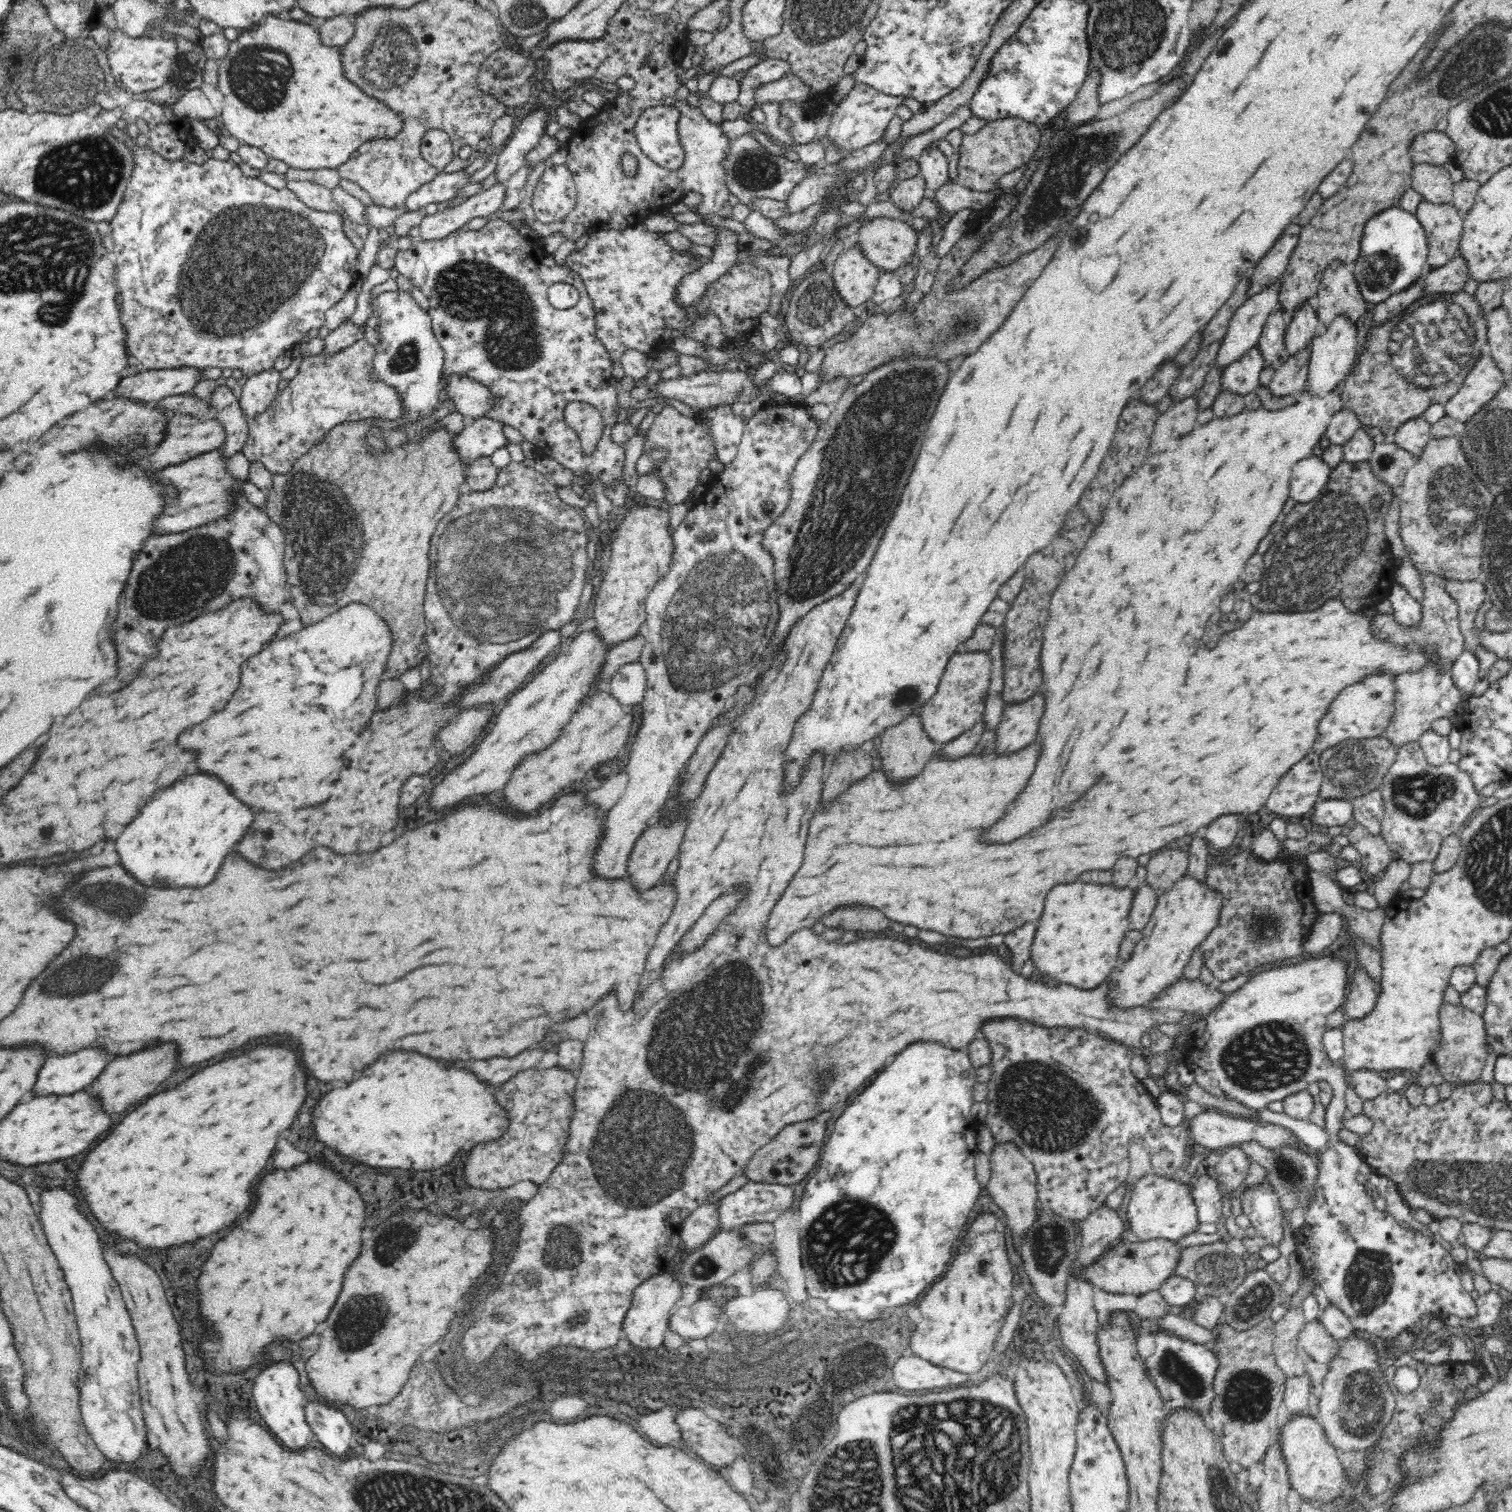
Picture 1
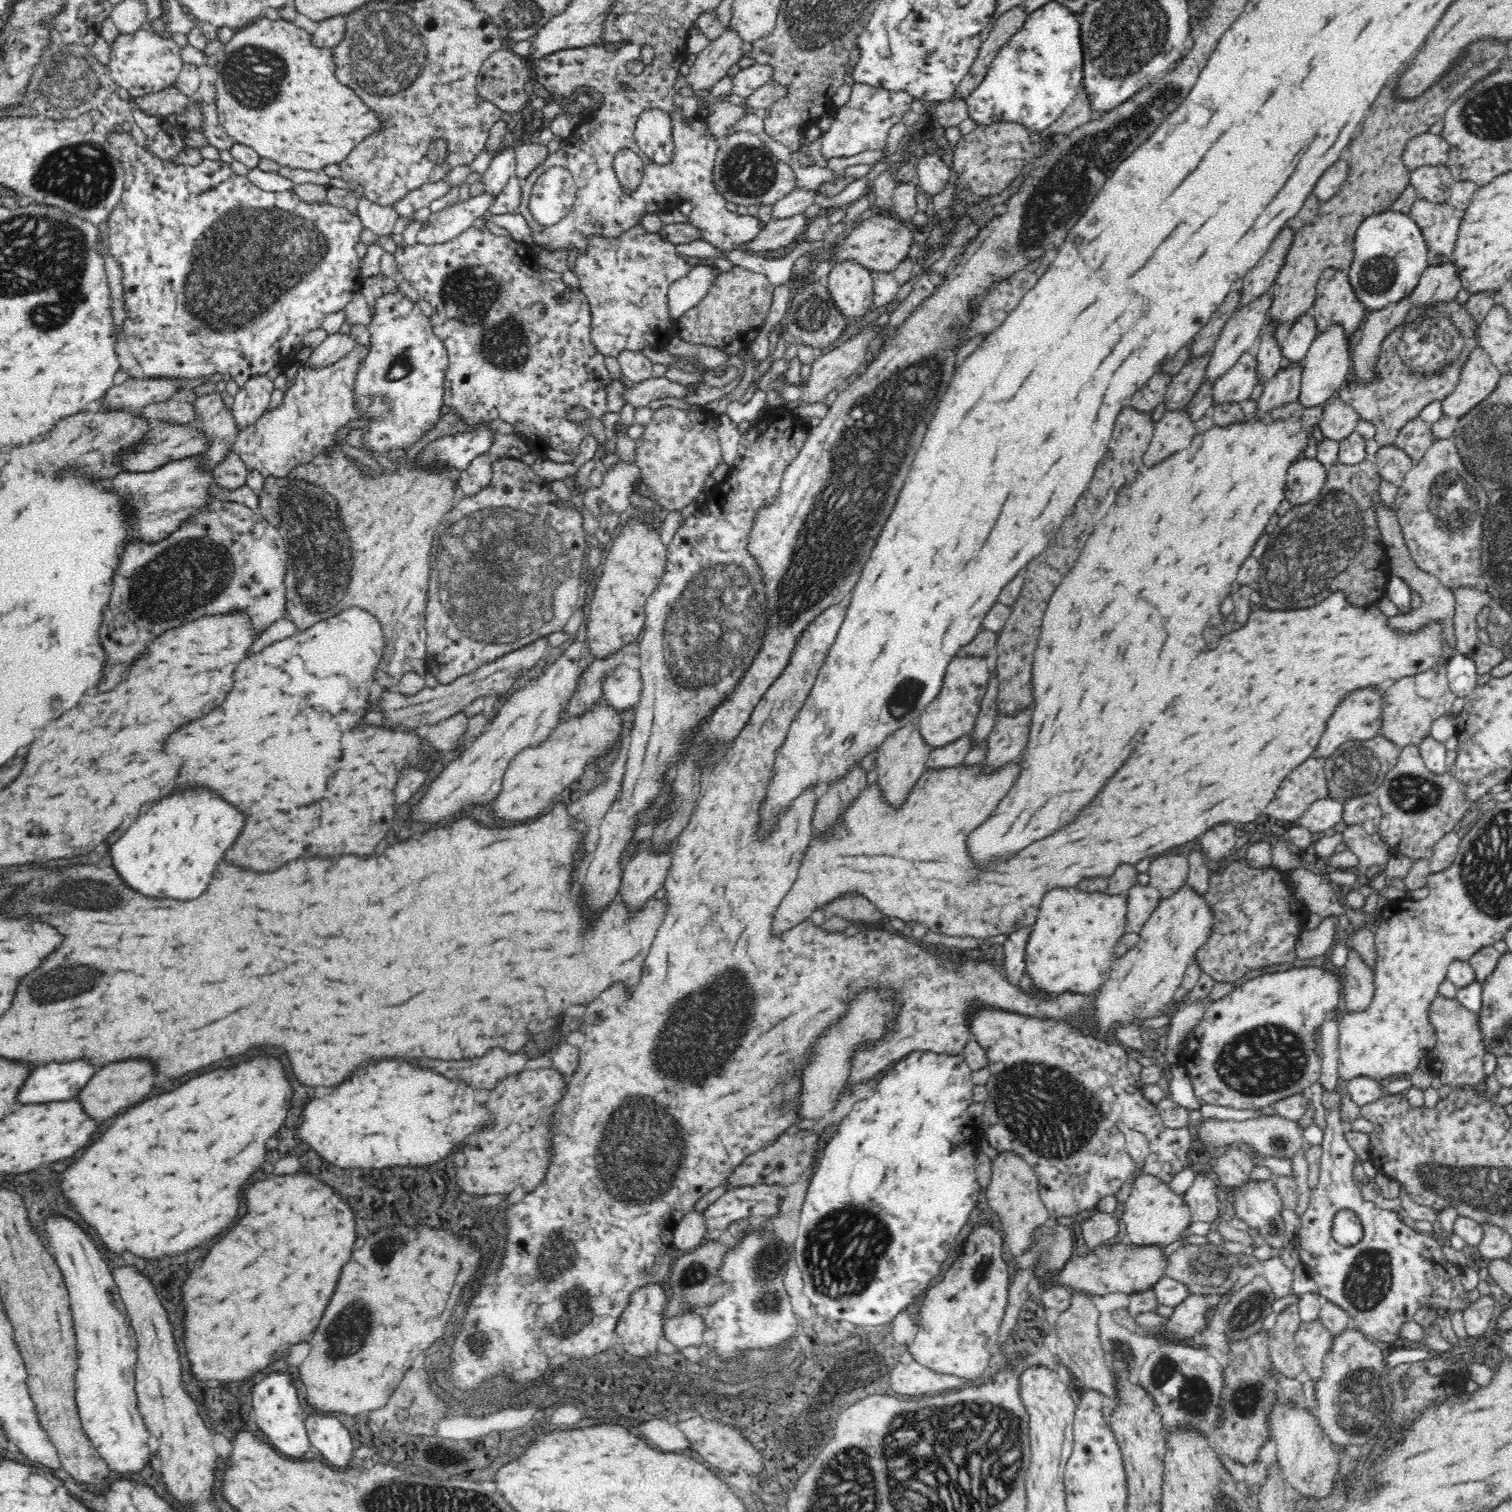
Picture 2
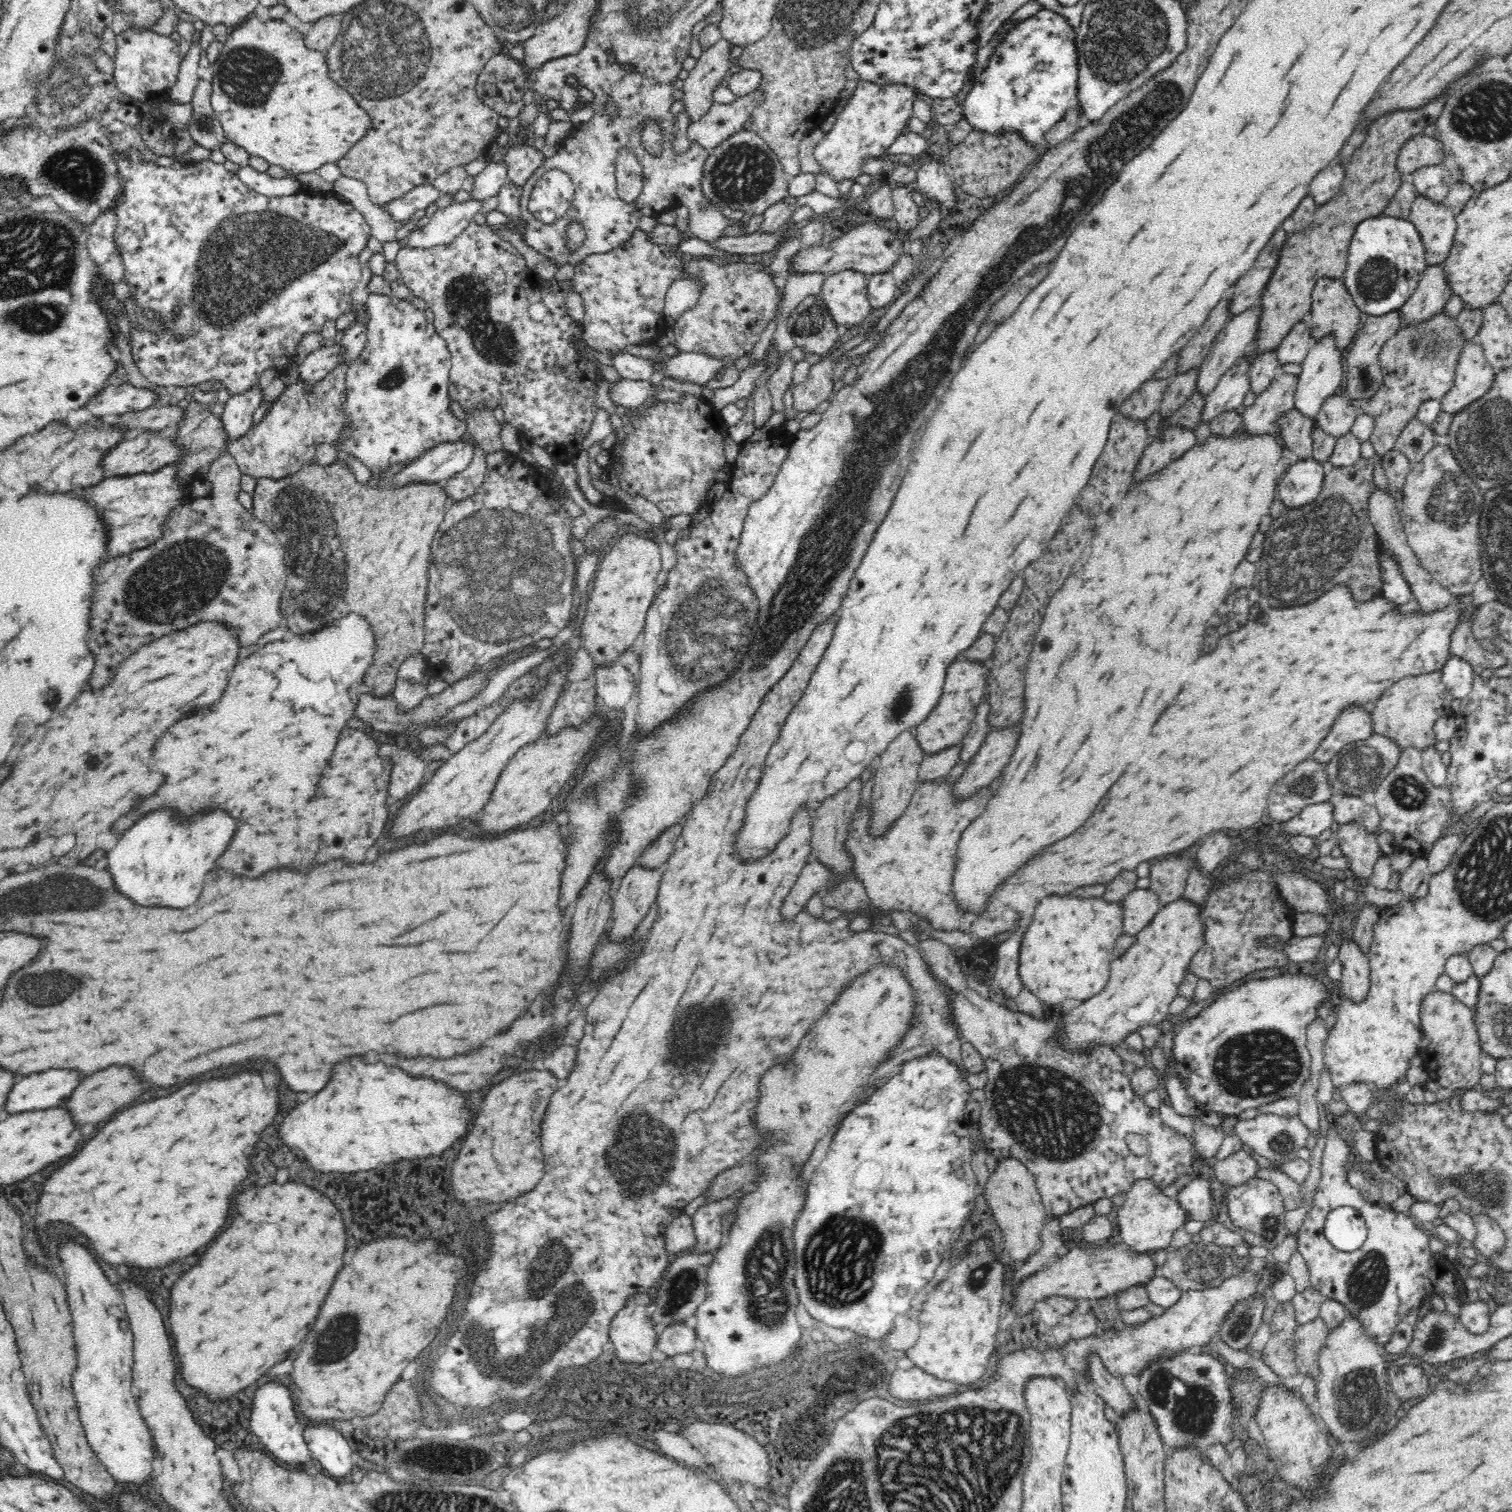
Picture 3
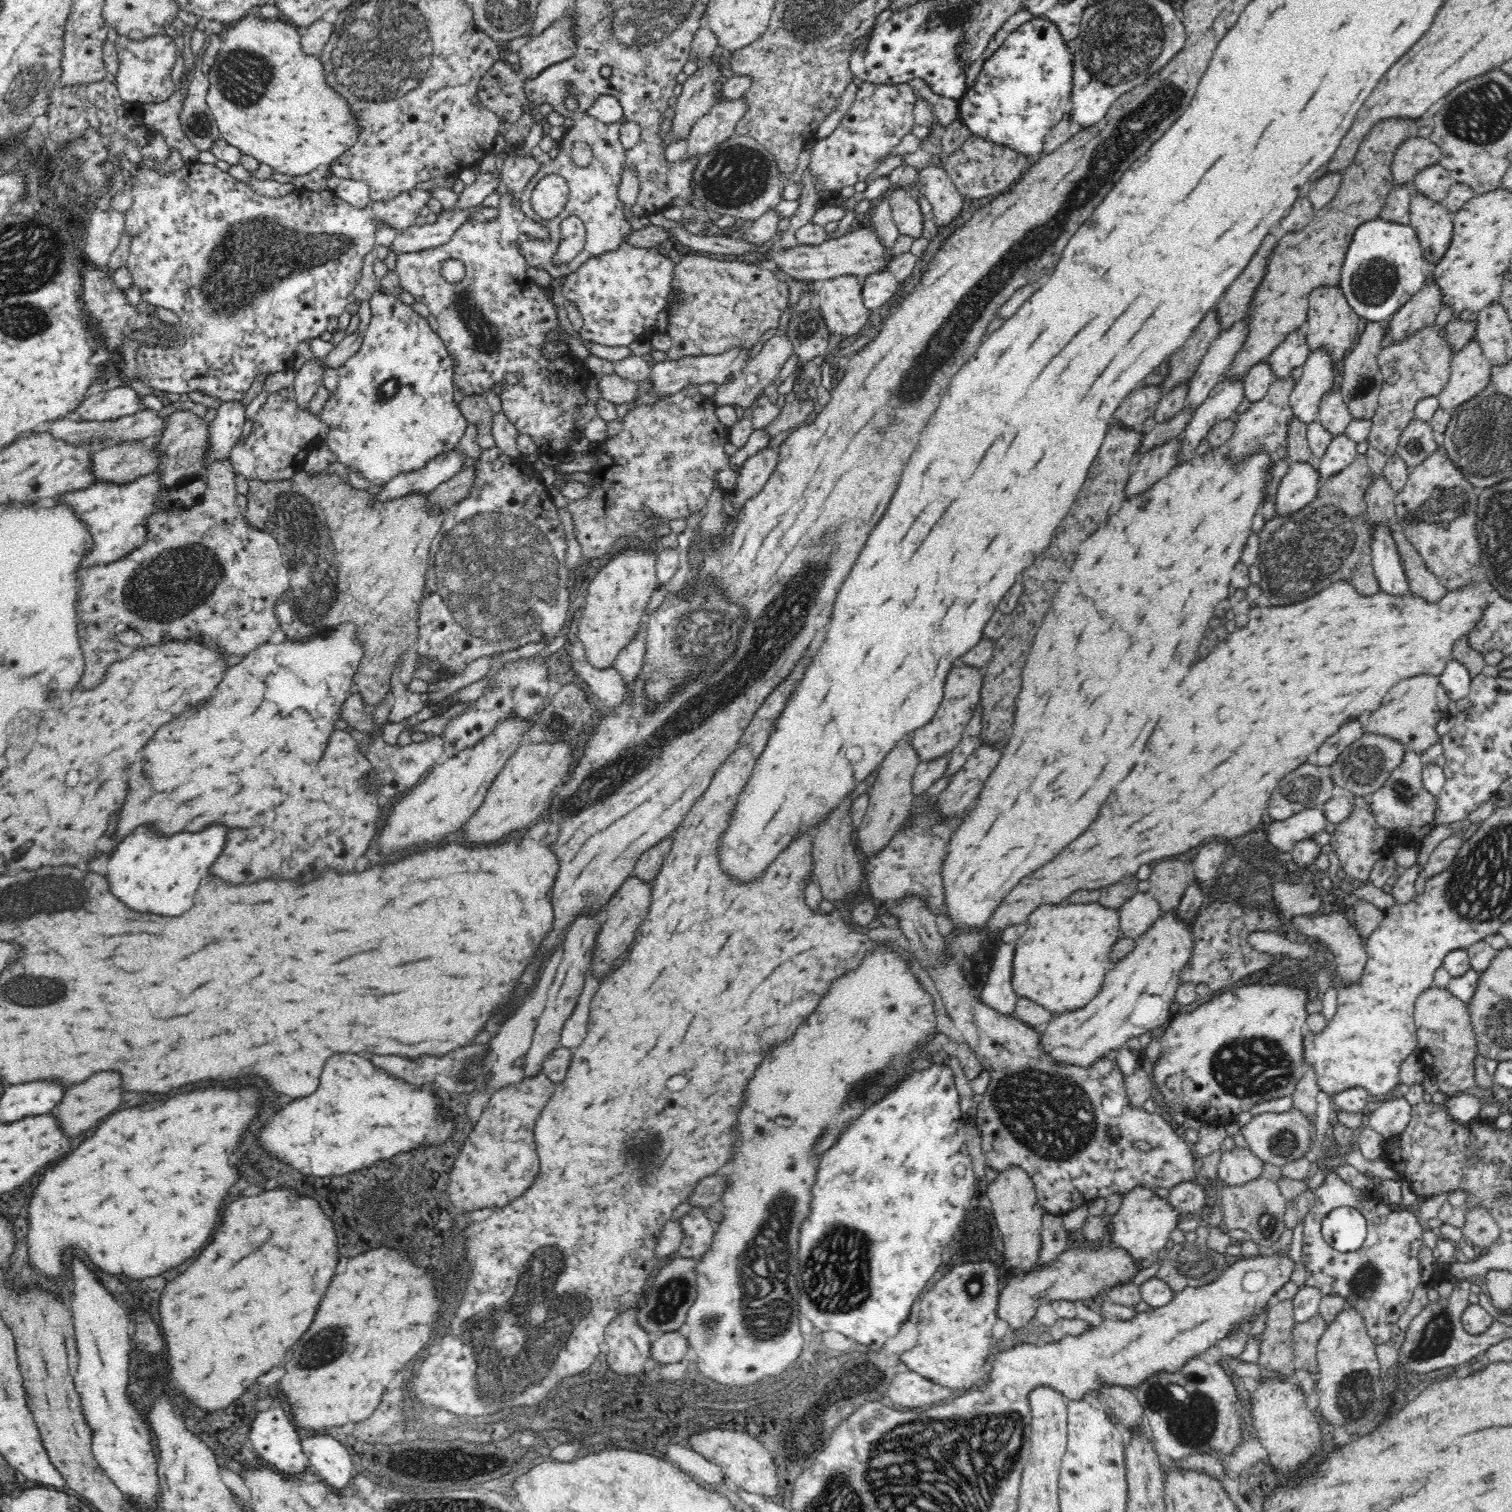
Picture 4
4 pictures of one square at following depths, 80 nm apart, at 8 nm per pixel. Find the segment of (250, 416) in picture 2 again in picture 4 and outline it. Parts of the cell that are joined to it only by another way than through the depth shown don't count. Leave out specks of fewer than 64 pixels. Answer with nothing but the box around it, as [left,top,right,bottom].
[202,401,246,469]

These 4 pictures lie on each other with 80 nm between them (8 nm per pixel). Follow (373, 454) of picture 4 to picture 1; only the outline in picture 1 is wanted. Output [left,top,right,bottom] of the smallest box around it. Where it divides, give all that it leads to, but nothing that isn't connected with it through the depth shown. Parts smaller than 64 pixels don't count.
[370,292,445,433]

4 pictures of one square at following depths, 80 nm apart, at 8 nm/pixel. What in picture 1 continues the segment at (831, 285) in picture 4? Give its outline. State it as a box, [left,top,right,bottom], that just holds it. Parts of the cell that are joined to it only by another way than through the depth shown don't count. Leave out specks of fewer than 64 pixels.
[830,244,881,309]

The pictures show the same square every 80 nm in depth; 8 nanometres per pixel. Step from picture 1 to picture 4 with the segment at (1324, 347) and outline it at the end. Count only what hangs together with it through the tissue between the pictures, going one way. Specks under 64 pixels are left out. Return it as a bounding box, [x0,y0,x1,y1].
[1288,350,1336,425]

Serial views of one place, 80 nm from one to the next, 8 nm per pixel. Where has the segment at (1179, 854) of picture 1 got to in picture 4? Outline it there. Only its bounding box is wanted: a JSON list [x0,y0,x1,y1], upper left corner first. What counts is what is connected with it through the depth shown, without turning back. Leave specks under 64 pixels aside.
[1149,860,1188,913]

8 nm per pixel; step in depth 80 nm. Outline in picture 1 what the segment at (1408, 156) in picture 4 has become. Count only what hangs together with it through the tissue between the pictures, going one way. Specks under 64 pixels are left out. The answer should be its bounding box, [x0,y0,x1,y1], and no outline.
[1408,130,1454,166]

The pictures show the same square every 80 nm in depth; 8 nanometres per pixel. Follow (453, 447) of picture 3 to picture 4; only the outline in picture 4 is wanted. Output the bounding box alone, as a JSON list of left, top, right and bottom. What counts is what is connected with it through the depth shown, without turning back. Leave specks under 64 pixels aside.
[372,449,466,501]

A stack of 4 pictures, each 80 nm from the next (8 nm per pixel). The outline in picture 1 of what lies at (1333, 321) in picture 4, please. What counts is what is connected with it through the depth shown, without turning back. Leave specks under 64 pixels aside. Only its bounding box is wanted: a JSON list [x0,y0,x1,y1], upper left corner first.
[1313,261,1366,327]

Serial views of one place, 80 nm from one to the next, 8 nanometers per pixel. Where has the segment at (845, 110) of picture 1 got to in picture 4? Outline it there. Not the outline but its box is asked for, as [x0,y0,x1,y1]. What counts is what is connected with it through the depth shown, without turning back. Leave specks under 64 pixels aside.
[807,82,918,205]

